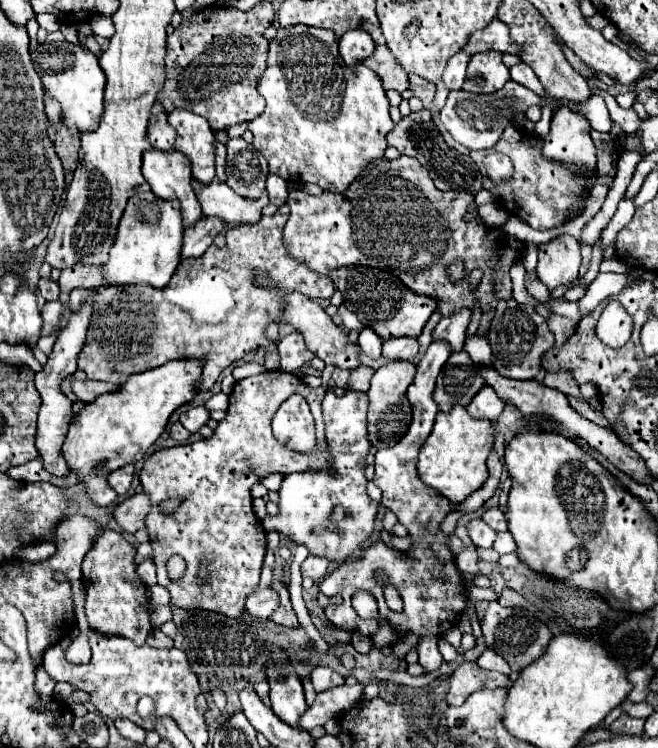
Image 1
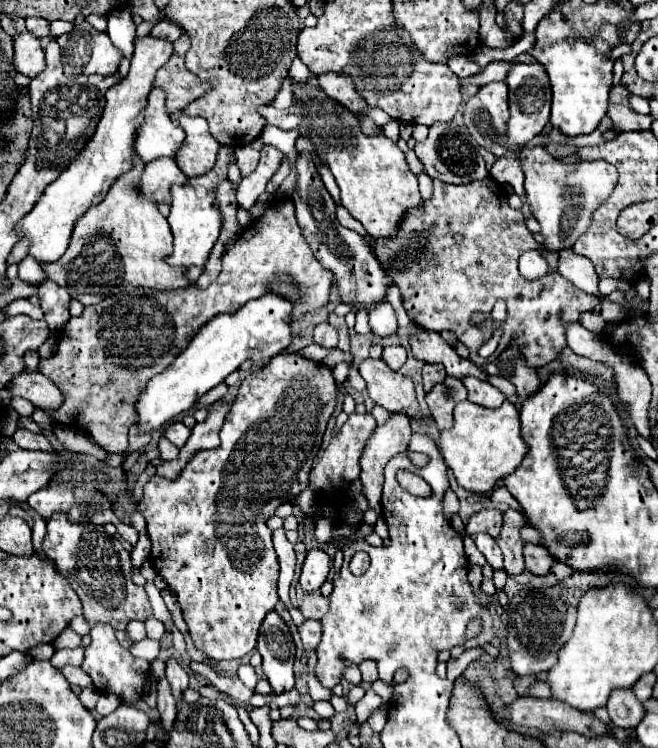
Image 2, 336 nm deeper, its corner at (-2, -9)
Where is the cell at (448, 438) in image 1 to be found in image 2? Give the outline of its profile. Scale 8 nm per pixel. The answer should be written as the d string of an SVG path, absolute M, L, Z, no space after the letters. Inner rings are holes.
M470 400L458 402L454 408L454 428L440 434L440 450L446 464L452 468L460 486L470 492L490 492L504 476L512 474L528 452L524 438L520 438L518 410L504 400L500 408L482 408Z

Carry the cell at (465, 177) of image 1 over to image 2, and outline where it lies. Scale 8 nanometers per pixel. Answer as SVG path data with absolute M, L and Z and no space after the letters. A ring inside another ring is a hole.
M436 122L430 126L430 134L424 142L418 142L414 148L416 156L426 168L426 174L430 178L438 178L448 184L468 184L478 178L486 178L488 170L484 166L484 160L478 152L478 148L470 142L470 134L466 130L460 130L454 122Z

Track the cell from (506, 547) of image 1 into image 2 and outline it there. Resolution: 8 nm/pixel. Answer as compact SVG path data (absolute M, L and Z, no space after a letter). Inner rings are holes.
M534 544L524 546L524 558L526 558L526 568L536 576L548 574L552 570L552 564L556 562L554 556L544 546L534 546Z

